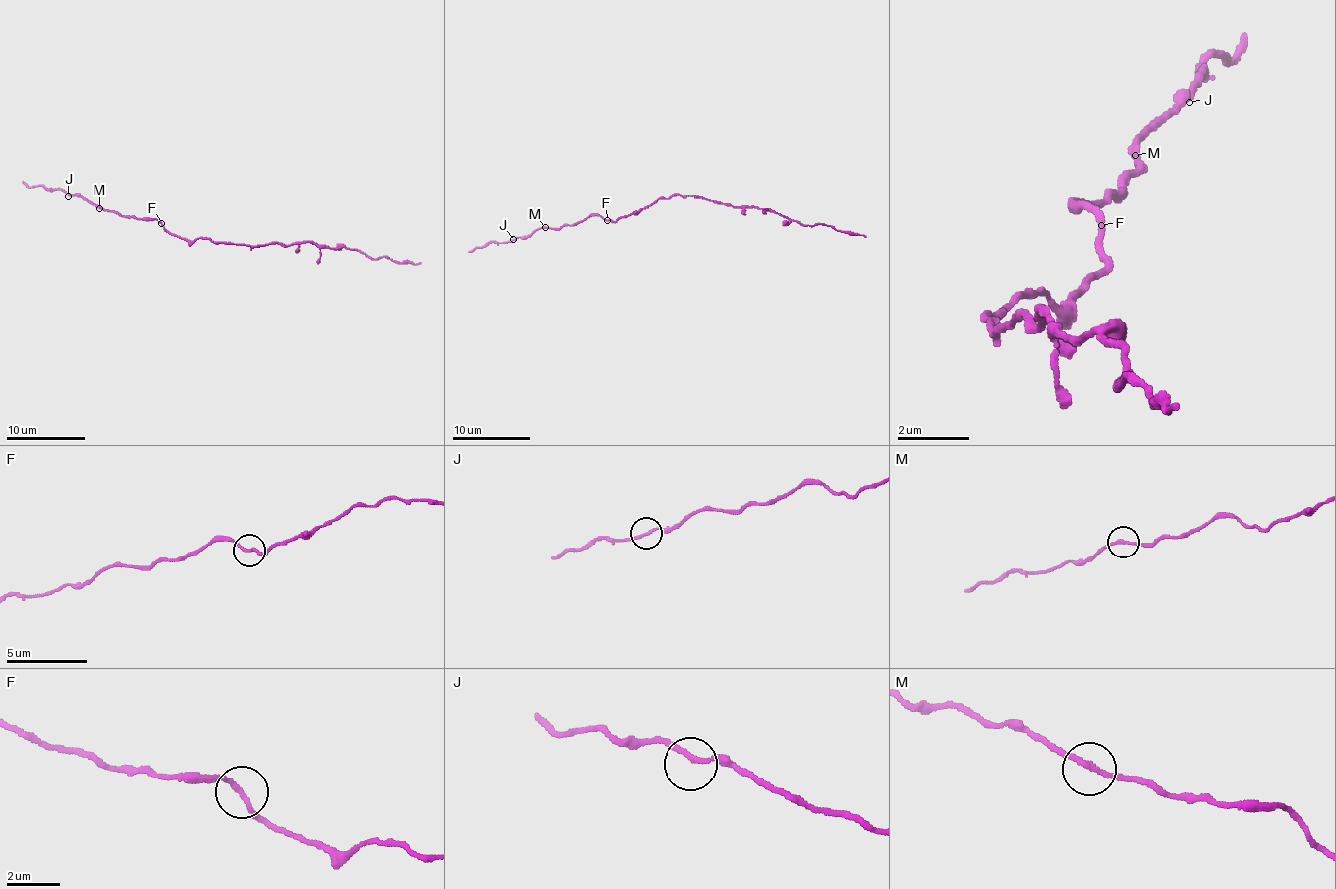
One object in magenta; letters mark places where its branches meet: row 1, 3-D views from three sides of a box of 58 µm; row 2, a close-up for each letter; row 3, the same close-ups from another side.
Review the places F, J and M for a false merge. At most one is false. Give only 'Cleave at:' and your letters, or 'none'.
Cleave at: F

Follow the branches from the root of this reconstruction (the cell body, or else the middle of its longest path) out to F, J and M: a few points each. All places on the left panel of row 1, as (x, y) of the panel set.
F: (213, 241), (201, 237), (191, 241), (172, 235), (162, 223)
J: (213, 241), (201, 237), (191, 241), (172, 235), (156, 220), (119, 216), (101, 210), (80, 196), (68, 196)
M: (213, 241), (201, 237), (191, 241), (172, 235), (156, 220), (126, 218), (99, 208)

